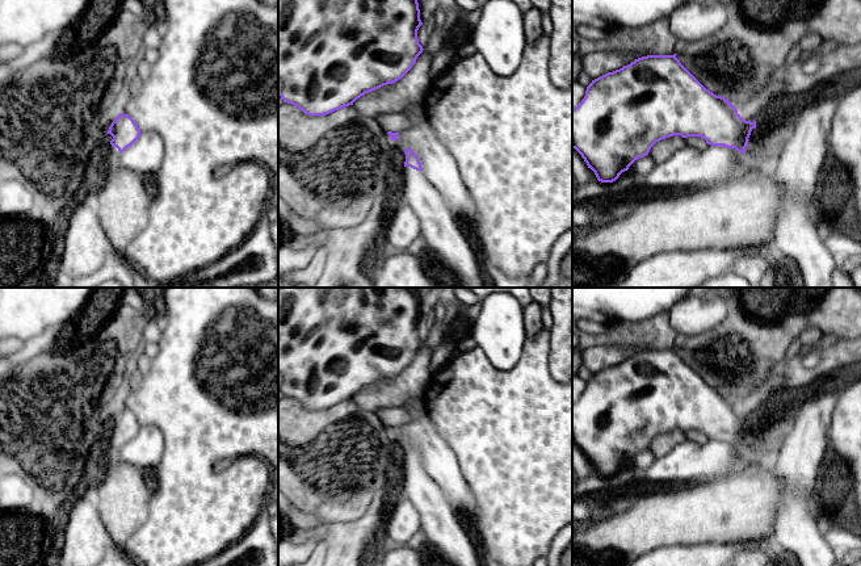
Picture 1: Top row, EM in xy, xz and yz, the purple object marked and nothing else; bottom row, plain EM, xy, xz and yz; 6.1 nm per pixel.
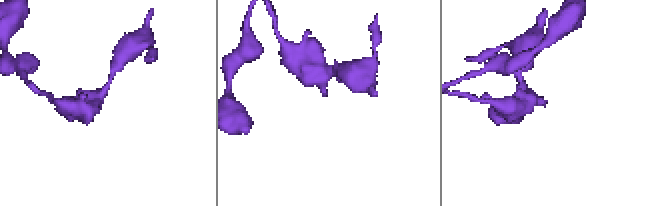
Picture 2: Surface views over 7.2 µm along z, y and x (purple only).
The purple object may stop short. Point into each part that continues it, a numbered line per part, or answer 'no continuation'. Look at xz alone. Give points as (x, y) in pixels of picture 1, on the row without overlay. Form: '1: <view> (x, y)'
1: xz (440, 524)

